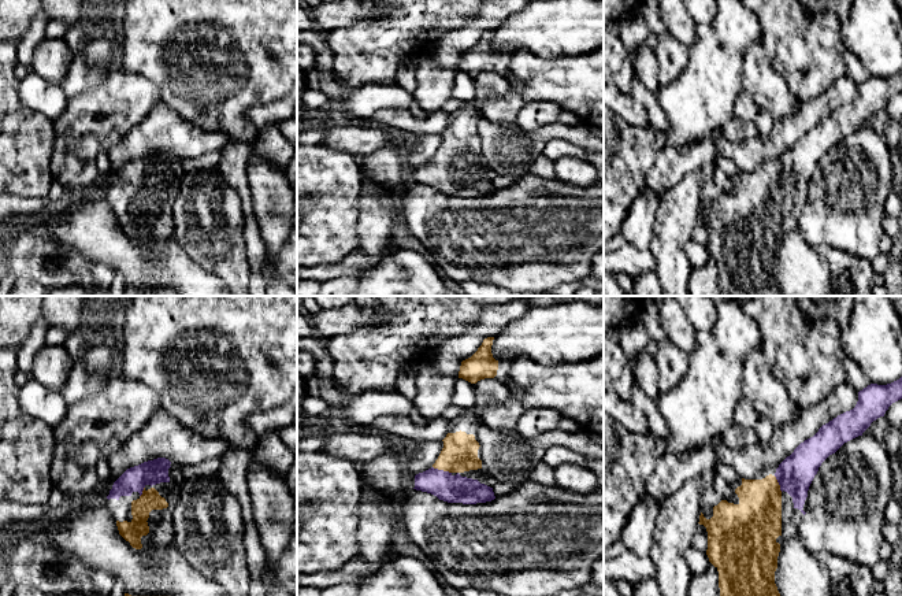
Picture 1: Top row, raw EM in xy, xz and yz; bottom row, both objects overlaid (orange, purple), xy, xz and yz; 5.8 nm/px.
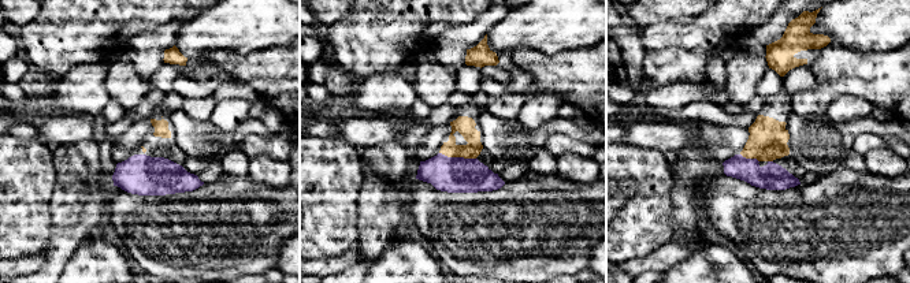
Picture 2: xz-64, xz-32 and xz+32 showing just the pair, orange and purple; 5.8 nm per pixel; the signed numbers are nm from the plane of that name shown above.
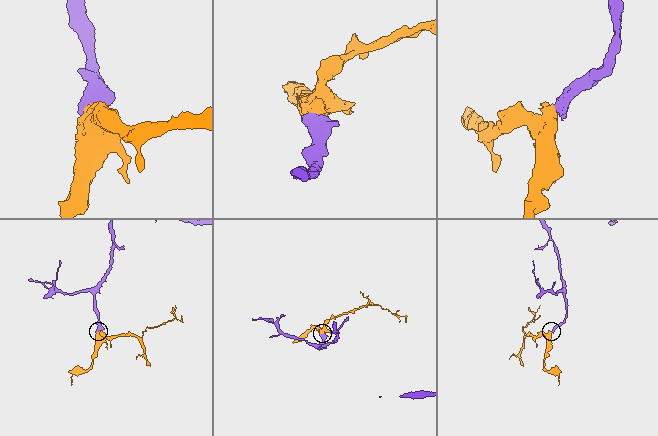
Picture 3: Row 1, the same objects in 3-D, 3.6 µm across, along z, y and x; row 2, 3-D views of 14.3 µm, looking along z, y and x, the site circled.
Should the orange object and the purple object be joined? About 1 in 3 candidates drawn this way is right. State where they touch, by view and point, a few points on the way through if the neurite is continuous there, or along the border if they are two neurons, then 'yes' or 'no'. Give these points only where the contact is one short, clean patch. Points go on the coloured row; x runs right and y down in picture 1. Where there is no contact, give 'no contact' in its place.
xz (442, 469) | across xz (460, 450), (442, 469), (442, 481), (449, 488) | yes

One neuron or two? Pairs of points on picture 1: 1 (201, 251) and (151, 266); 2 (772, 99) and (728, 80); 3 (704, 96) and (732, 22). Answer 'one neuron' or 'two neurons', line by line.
1: two neurons
2: two neurons
3: one neuron

